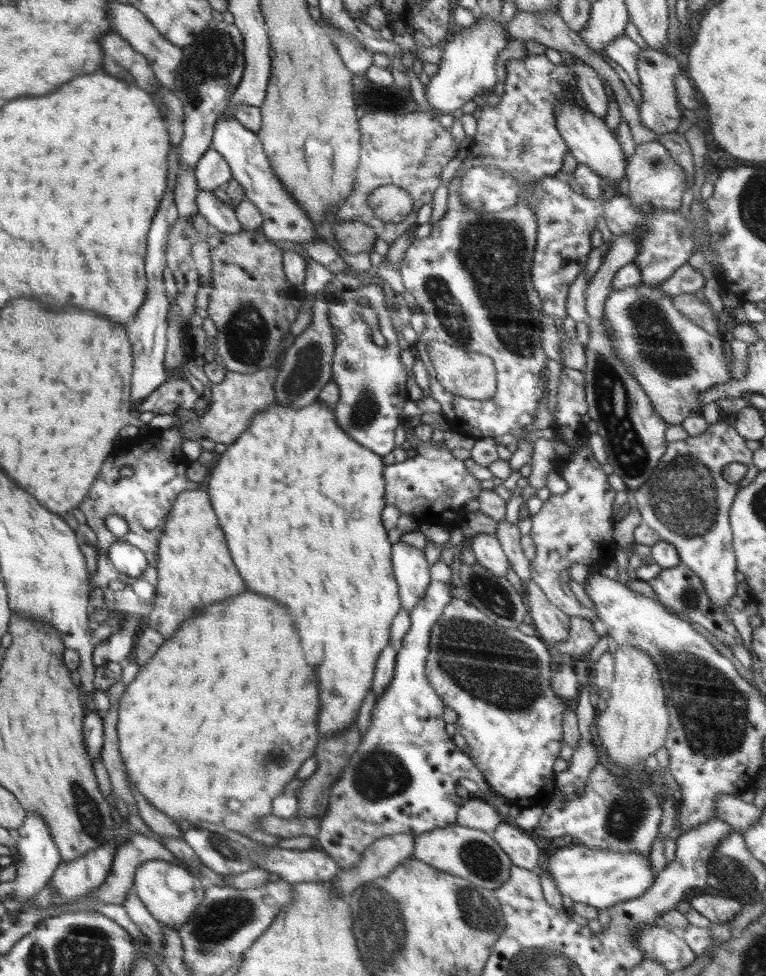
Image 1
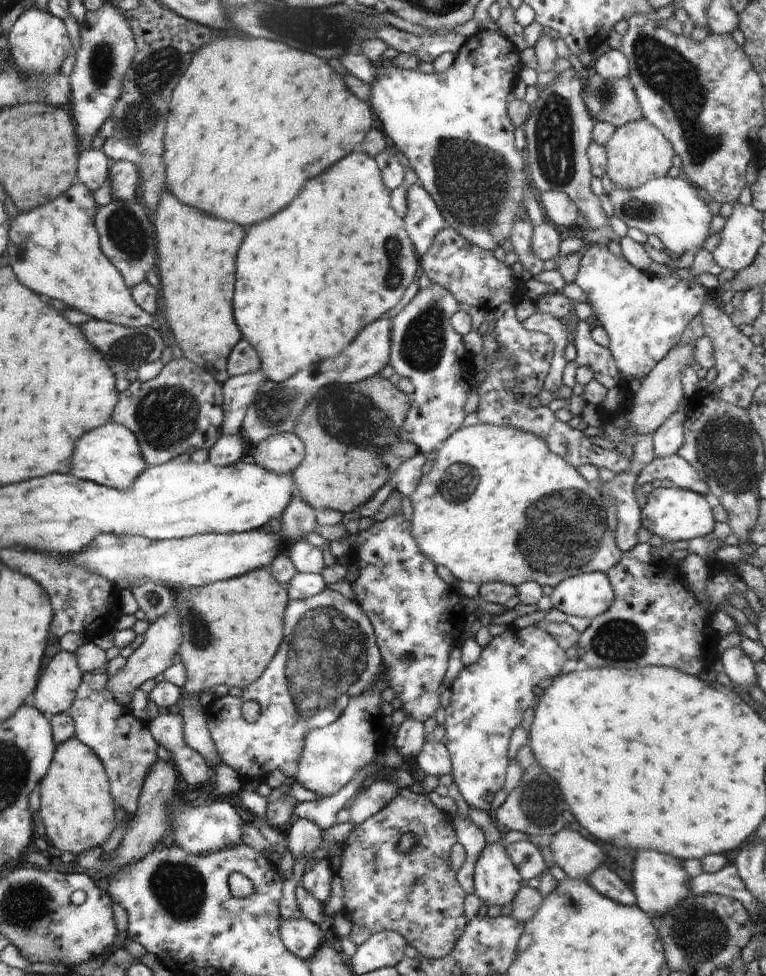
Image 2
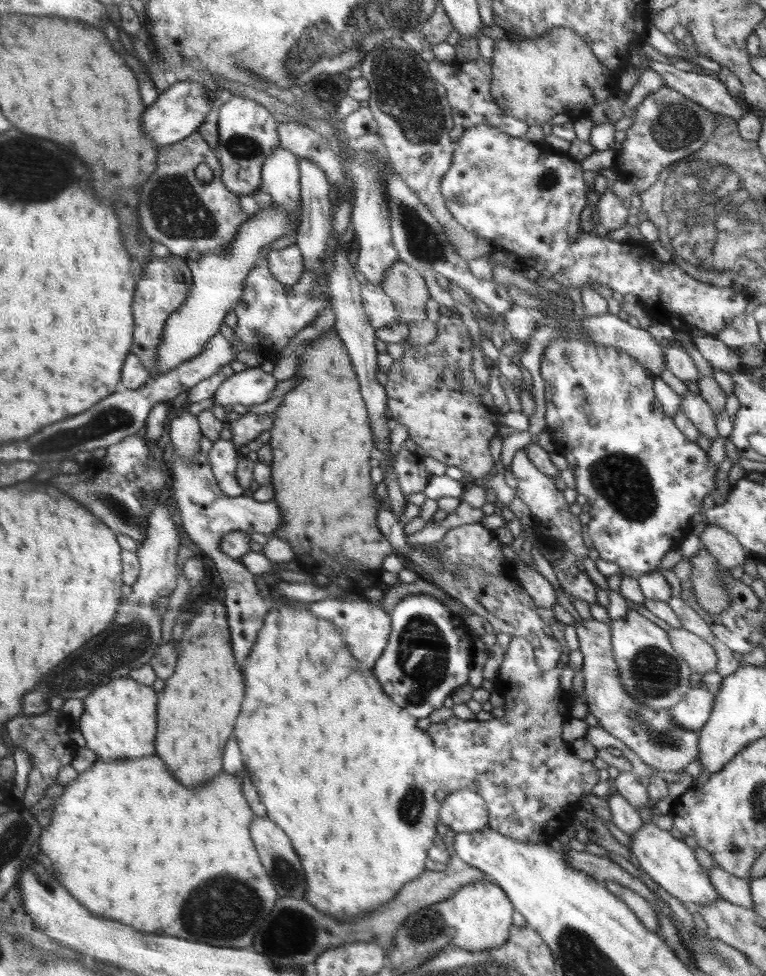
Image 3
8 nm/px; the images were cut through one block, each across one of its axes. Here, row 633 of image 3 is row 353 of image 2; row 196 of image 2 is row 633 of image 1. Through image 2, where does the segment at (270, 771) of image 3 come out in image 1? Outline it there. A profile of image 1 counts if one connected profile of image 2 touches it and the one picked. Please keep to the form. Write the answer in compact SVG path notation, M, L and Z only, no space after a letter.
M315 400L302 410L273 402L271 406L254 415L254 421L238 437L238 440L228 444L227 451L222 453L220 460L210 468L210 474L204 483L219 525L224 531L225 539L228 540L227 547L234 558L238 574L246 582L246 588L258 594L272 596L280 604L286 604L286 610L294 620L296 632L302 640L300 644L306 654L306 662L314 666L318 672L320 714L318 714L317 733L319 741L325 736L344 732L353 722L357 722L358 711L373 684L376 661L391 639L391 626L394 617L401 609L399 586L392 568L391 546L393 544L388 541L388 531L384 528L381 517L383 508L387 505L384 500L385 478L383 477L383 468L386 465L382 461L382 456L350 438L337 425L334 409L334 405L325 406L319 400Z

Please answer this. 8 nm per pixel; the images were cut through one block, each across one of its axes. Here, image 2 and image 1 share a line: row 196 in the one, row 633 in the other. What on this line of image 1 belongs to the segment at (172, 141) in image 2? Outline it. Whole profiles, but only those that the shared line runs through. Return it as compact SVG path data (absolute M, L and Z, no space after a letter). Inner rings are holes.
M244 592L236 598L231 596L225 600L226 602L221 600L207 606L194 619L184 621L182 628L174 634L174 638L165 640L153 659L144 665L137 664L137 675L133 682L126 686L124 695L118 703L117 737L120 755L128 771L127 776L131 784L135 784L137 791L145 796L152 806L173 821L177 820L182 831L198 826L200 822L224 824L228 830L238 833L256 831L259 820L266 814L272 814L272 801L286 791L286 784L294 780L303 763L314 756L316 745L319 743L316 726L316 716L320 708L318 684L316 684L318 674L314 668L306 664L302 656L302 648L298 644L300 640L294 634L294 622L288 616L286 608L280 606L276 600L258 596L254 592ZM230 798L242 803L238 812L232 812L226 806Z

